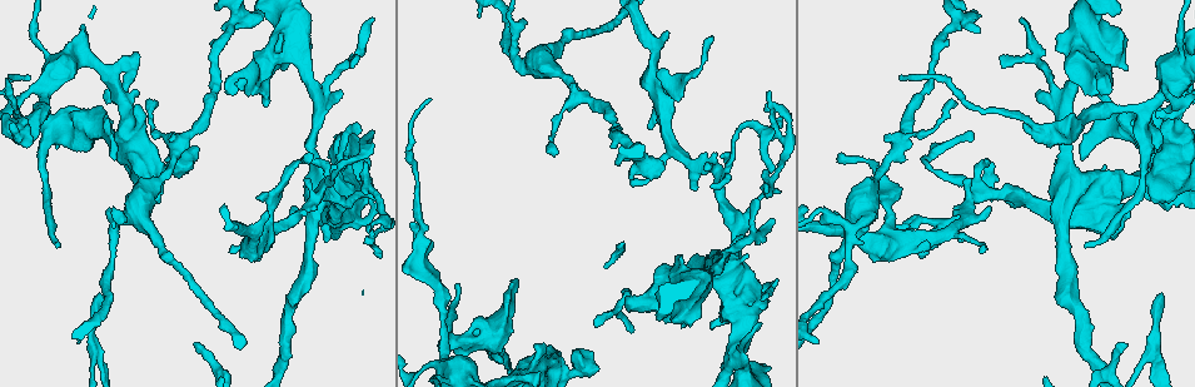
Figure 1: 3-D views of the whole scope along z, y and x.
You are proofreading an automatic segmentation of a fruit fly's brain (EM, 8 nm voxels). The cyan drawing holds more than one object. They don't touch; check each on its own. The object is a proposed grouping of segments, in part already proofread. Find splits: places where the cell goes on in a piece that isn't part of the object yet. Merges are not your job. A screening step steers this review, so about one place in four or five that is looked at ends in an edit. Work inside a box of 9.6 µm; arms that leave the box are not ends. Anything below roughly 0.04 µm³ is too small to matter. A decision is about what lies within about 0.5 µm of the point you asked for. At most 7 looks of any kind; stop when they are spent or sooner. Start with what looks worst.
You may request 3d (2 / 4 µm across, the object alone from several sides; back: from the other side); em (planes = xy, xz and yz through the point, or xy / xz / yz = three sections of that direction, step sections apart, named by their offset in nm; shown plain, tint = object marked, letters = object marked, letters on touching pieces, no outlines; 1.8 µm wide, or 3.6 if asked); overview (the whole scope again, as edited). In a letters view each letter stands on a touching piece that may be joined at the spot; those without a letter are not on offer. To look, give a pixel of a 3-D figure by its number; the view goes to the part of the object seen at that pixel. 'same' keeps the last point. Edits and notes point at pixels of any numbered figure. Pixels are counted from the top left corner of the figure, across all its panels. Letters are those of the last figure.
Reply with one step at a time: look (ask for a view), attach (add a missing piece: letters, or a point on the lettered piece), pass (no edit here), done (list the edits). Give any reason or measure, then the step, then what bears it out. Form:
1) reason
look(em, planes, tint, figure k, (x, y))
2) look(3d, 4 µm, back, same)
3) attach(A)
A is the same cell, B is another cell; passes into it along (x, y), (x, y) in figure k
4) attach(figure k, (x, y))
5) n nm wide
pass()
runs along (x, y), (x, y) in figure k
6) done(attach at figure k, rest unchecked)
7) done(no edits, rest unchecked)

an open end
look(em, planes, letters, figure 1, (1128, 217))

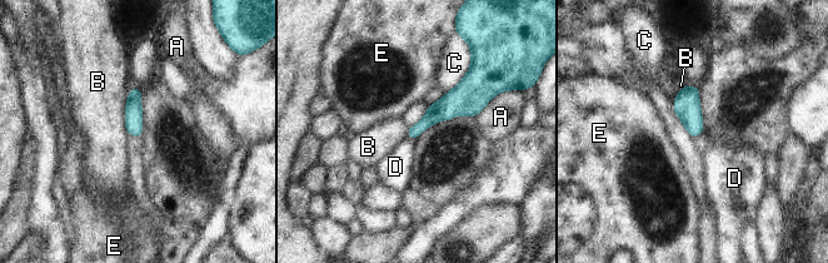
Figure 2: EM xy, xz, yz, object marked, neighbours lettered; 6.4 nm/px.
pass()
A, B, C, D and E are other cells; border along (407, 137), (414, 140) in figure 2; no lettered piece goes on from it

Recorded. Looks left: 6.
branch stops here
look(em, planes, letters, figure 1, (745, 258))

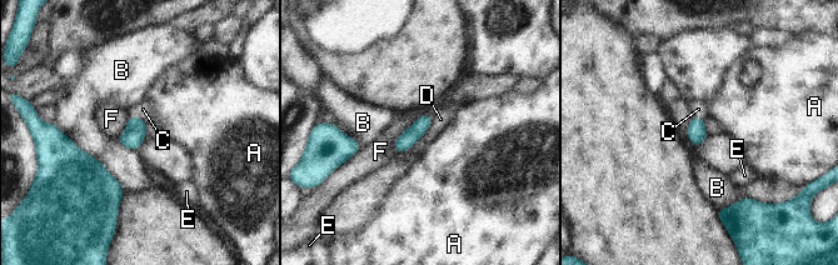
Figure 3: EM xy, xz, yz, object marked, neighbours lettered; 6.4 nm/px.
attach(C)
C is the same cell, A, B, D, E and F are other cells; passes into it along (134, 136), (139, 118), (143, 109) in figure 3; it goes on there

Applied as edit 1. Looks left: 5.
branch stops here
look(3d, 4 µm, figure 1, (683, 325))

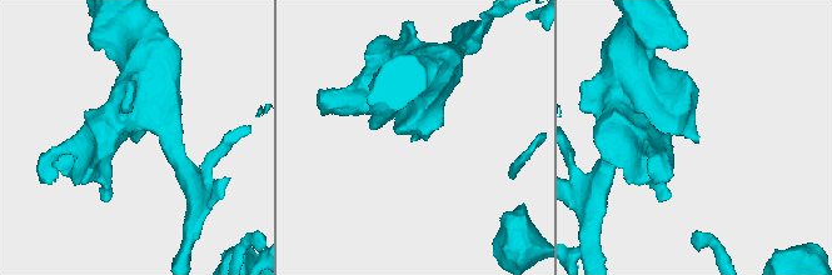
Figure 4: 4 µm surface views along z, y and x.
need the tissue
look(em, yz, step 16, letters, figure 4, (132, 140))

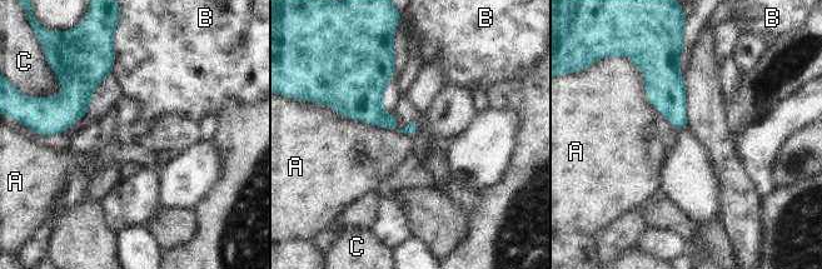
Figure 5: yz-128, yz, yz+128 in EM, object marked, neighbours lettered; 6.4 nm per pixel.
look(em, planes, letters, same)

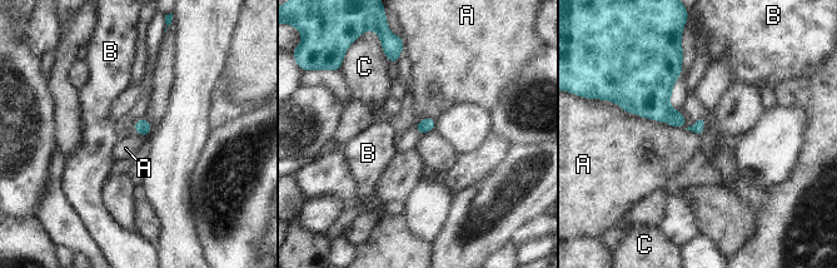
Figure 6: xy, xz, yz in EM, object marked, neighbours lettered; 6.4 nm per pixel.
pass()
A, B and C are other cells; border along (616, 102), (629, 113), (662, 122) in figure 6; no lettered piece goes on from it

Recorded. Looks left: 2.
done(attach at figure 3, rest unchecked)

